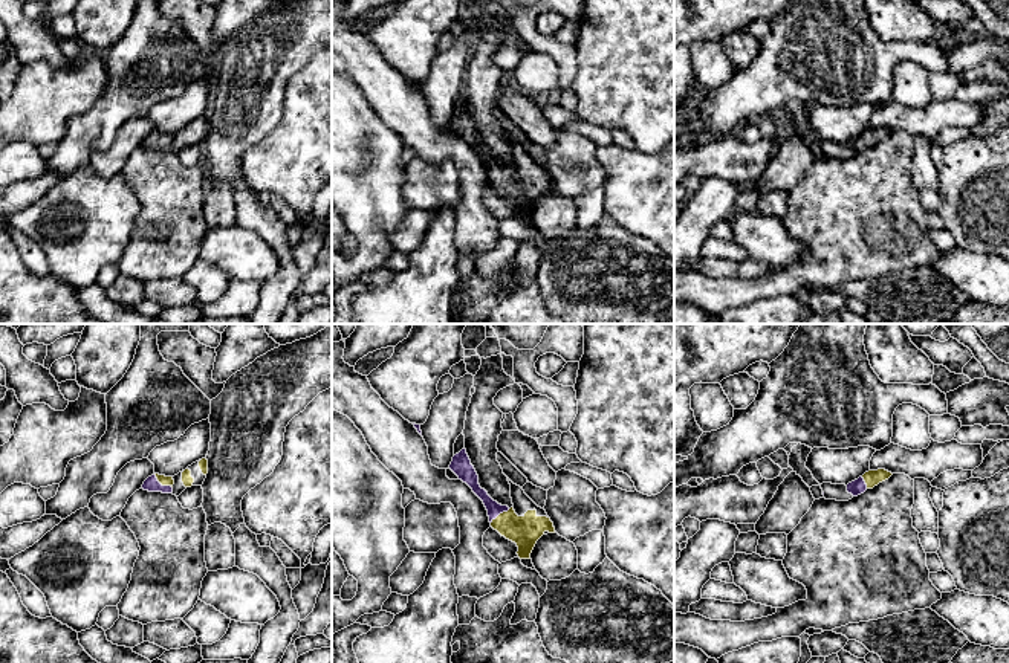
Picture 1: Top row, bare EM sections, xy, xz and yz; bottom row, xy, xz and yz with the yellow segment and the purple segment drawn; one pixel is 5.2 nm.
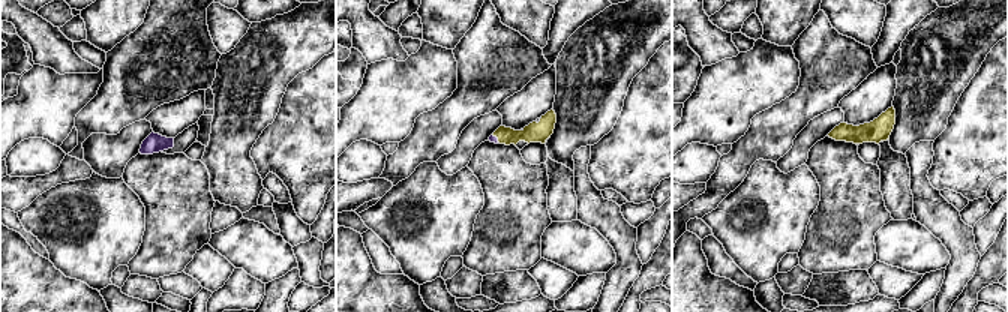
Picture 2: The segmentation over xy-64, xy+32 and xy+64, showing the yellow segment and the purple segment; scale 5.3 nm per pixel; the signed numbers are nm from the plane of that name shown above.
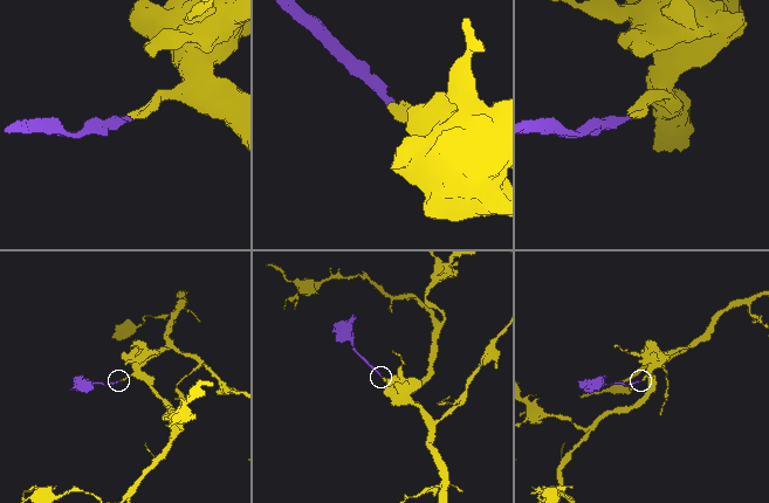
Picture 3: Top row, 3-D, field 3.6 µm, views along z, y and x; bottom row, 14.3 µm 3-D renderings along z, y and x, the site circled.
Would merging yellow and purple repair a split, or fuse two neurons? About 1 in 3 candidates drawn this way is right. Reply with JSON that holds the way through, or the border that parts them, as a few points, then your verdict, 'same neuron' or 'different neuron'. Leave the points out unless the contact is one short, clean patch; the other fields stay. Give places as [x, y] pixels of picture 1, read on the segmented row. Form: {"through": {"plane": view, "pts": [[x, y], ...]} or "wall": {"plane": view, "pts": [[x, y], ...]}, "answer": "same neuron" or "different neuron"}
{"through": {"plane": "xy", "pts": [[164, 480], [162, 485], [152, 485]]}, "answer": "same neuron"}

